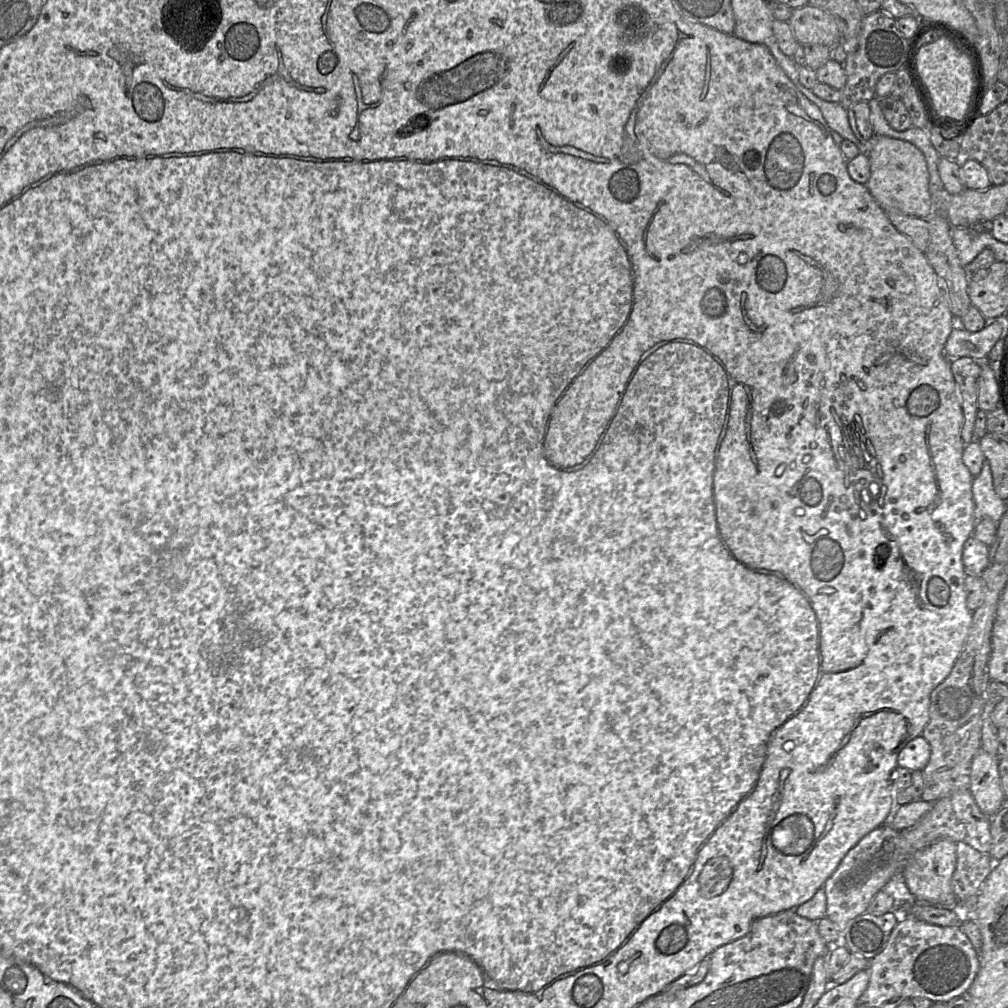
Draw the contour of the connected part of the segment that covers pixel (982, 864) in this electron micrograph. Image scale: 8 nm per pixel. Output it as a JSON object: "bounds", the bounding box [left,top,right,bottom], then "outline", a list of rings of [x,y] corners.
{"bounds":[951,842,994,902],"outline":[[[956,842],[956,867],[951,884],[958,902],[975,898],[990,874],[994,861],[965,842]]]}

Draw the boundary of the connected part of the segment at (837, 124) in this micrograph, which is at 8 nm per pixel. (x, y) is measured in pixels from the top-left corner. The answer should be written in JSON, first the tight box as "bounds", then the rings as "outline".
{"bounds":[795,83,873,154],"outline":[[[800,83],[795,86],[797,89],[811,102],[813,102],[820,109],[828,127],[831,130],[838,132],[844,139],[848,139],[857,145],[862,146],[862,152],[867,154],[873,146],[873,137],[867,142],[859,142],[854,135],[849,124],[847,109],[839,102],[829,102],[817,97],[811,90]]]}

